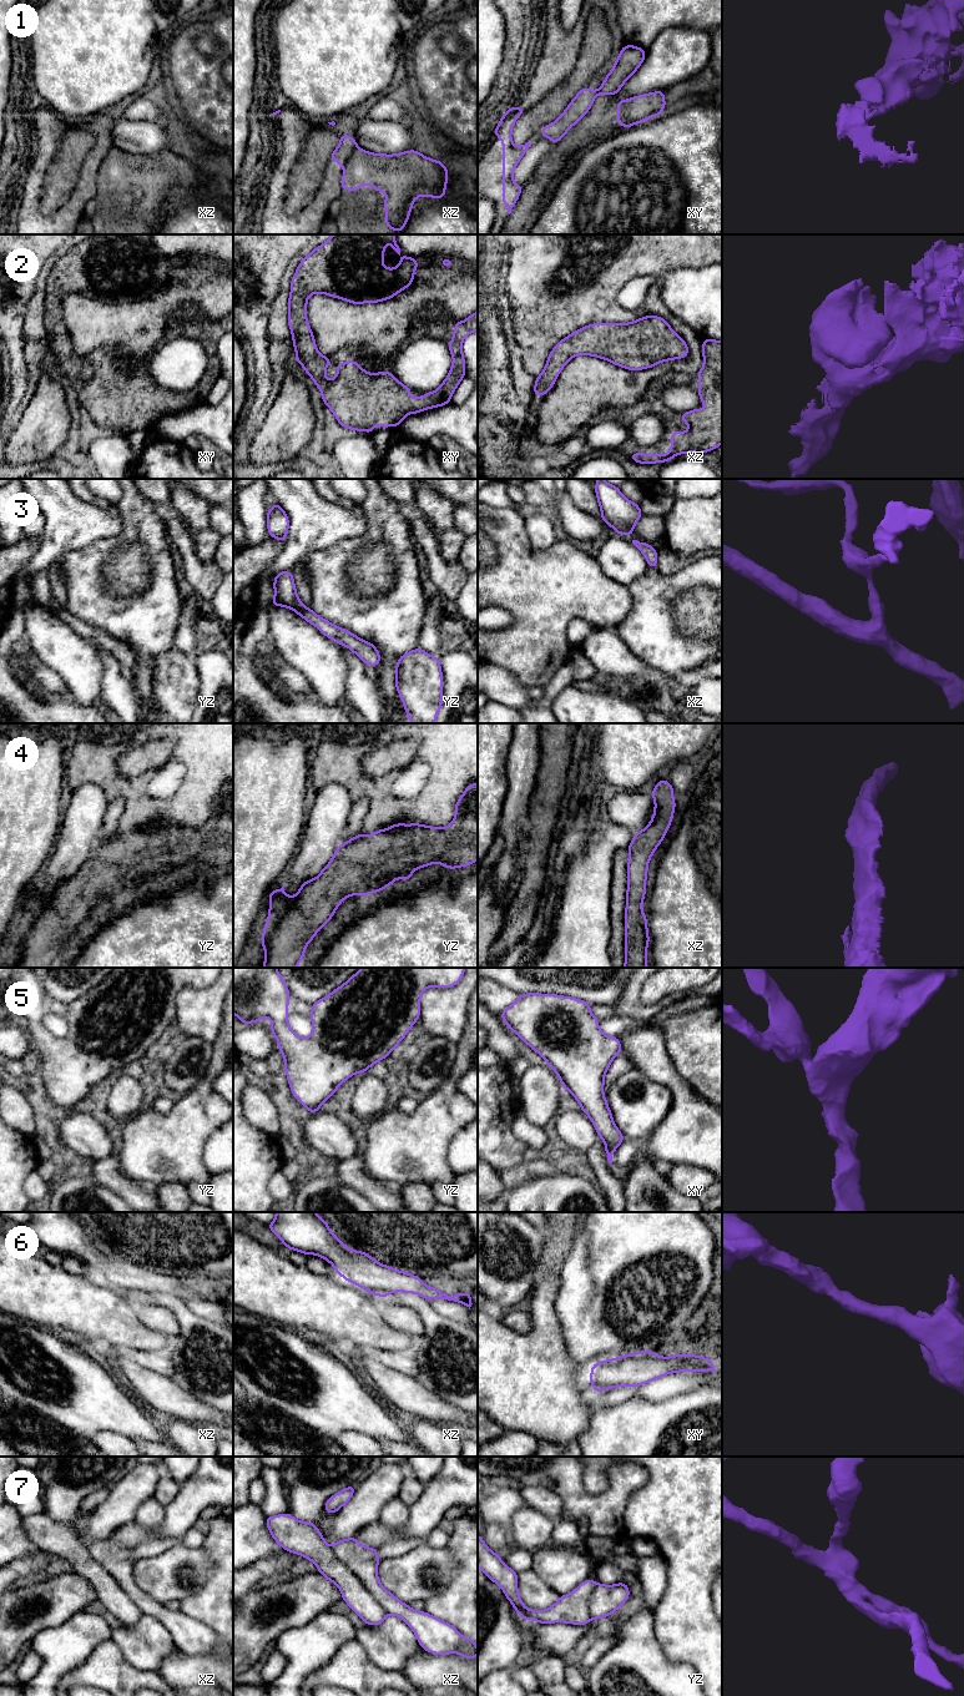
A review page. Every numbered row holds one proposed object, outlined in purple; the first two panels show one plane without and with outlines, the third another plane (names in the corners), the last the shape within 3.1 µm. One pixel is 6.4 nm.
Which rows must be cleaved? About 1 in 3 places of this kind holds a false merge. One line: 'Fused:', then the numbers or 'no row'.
Fused: 1

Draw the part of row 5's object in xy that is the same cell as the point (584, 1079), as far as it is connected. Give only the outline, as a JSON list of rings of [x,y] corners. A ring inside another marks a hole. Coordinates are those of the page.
[[[519,994],[519,999],[509,1005],[500,1015],[511,1031],[535,1050],[559,1076],[564,1090],[570,1091],[590,1120],[599,1137],[605,1142],[607,1161],[612,1164],[612,1154],[625,1140],[614,1122],[607,1100],[604,1096],[605,1074],[611,1061],[621,1053],[619,1038],[605,1035],[599,1028],[599,1019],[590,1011],[591,1005],[584,1000],[556,994]]]

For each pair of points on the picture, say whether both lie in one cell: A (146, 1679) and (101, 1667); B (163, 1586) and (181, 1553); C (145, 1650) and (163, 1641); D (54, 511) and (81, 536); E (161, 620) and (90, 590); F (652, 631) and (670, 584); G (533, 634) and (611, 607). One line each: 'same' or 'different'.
A: same
B: same
C: same
D: same
E: same
F: same
G: same

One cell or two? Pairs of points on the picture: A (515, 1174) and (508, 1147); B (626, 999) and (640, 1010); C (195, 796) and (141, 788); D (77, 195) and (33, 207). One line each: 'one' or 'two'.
A: two
B: one
C: one
D: one

